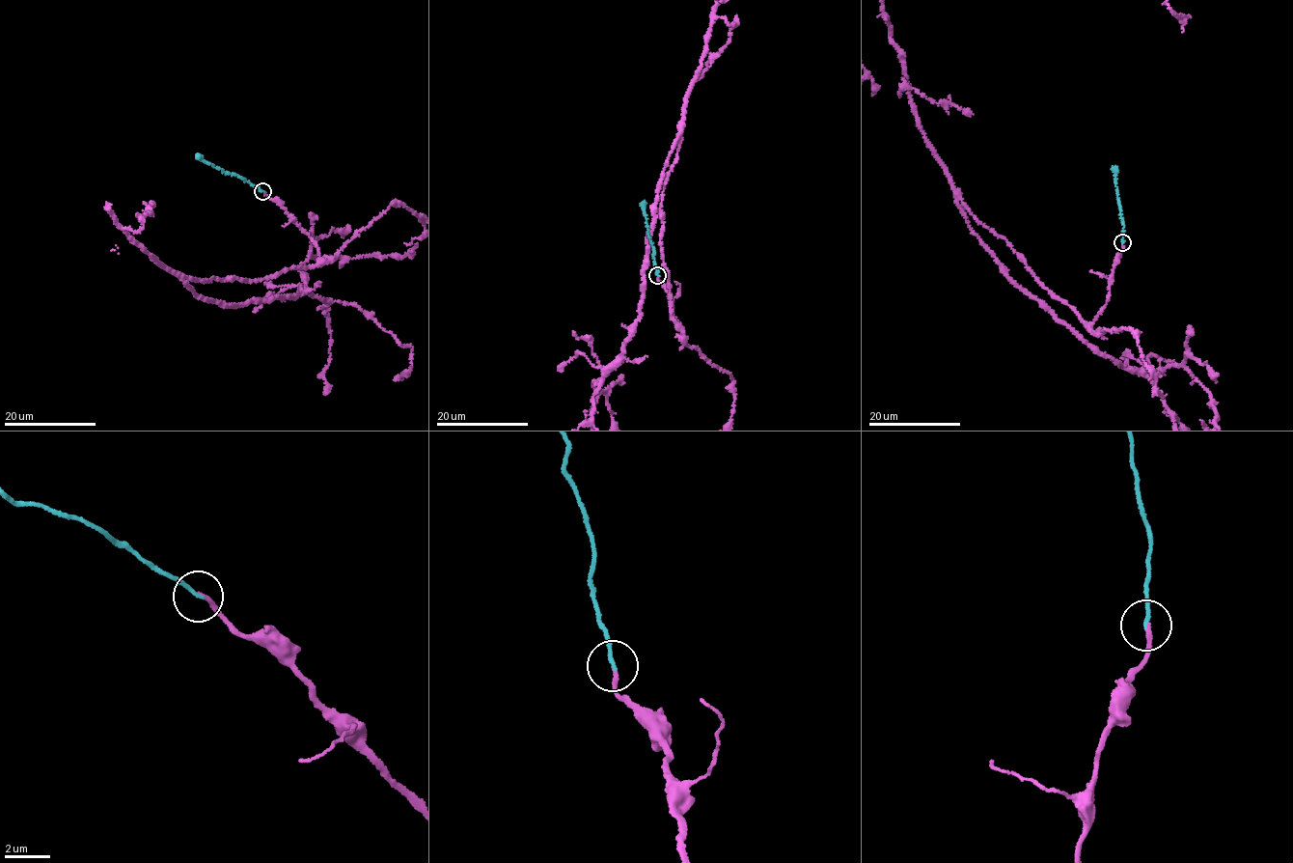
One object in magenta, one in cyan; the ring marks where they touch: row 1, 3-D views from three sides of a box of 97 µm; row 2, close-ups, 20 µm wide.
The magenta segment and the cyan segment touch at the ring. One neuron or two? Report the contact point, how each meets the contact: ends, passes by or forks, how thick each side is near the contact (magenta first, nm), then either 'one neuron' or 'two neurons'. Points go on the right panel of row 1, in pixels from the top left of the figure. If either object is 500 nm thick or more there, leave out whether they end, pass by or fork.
(1122, 242) | magenta ends | cyan ends | 200/180 nm | one neuron

